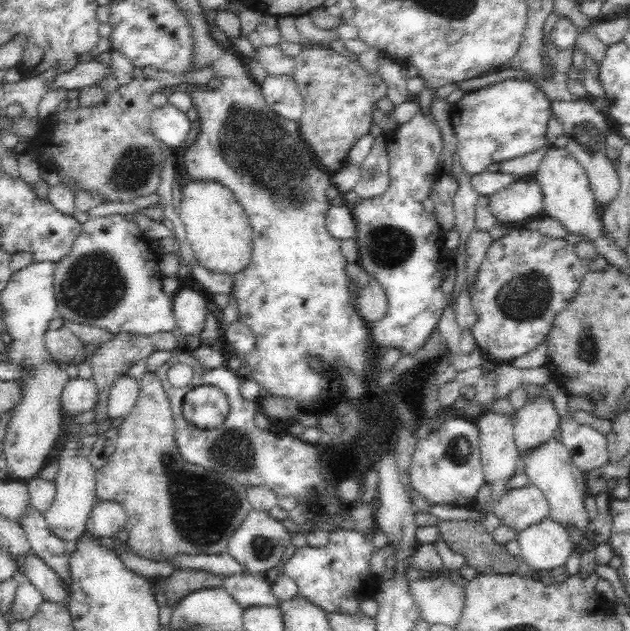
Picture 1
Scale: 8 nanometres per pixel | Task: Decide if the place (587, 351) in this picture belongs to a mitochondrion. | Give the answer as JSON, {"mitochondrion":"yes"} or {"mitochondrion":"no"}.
{"mitochondrion":"yes"}

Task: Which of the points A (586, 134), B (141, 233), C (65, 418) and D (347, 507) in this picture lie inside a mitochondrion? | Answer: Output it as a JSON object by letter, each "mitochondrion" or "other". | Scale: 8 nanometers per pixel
{"A":"mitochondrion","B":"other","C":"other","D":"other"}

